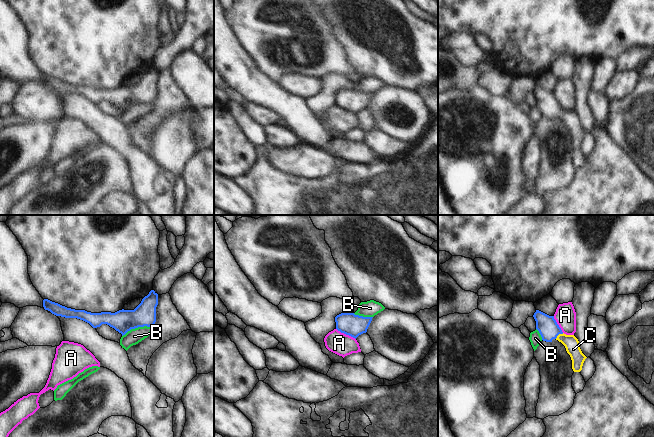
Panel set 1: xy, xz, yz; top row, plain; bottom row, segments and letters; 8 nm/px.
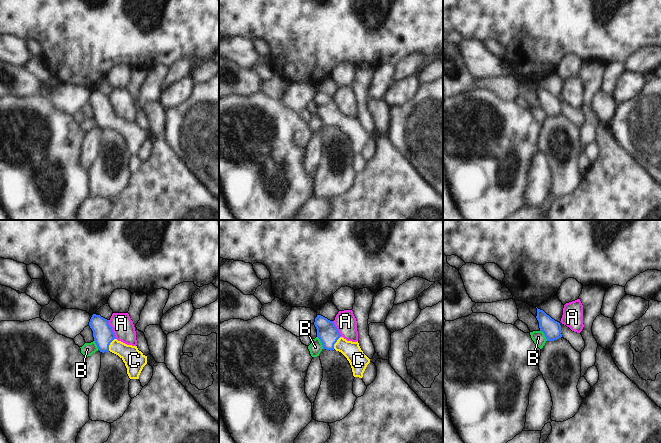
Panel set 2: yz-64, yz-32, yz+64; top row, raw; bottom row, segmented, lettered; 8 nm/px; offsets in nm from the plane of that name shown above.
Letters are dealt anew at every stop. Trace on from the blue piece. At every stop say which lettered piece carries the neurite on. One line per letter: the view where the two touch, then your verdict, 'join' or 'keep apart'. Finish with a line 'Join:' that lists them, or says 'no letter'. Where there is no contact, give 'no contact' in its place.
A: contact in xz; keep apart
B: contact in xy; keep apart
C: contact in yz; join
Join: C

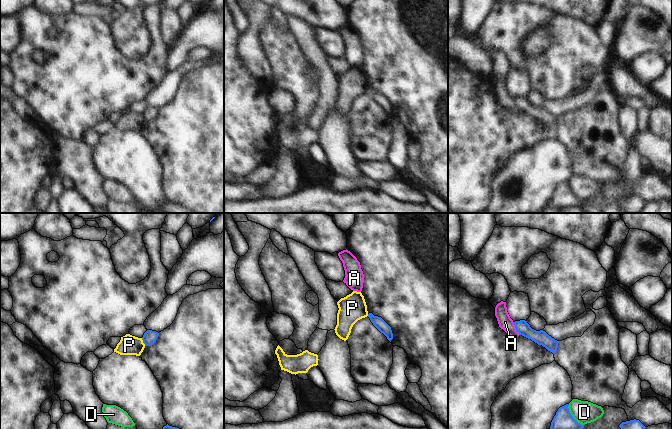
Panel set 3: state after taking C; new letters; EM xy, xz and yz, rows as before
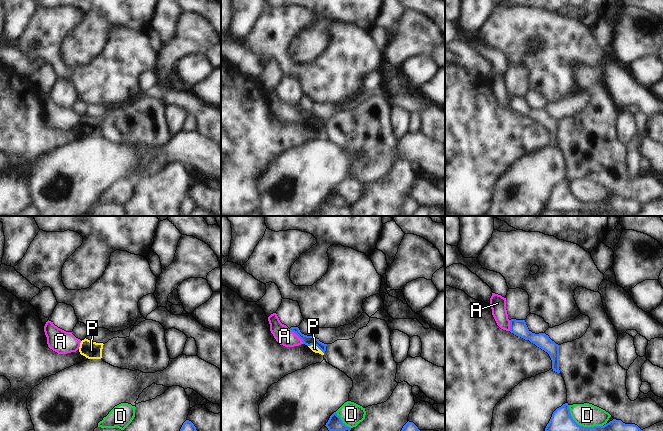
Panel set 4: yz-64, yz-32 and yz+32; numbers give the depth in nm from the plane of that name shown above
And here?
A: contact in yz; keep apart
D: contact in yz; keep apart
P: contact in xy; keep apart
Join: no letter

